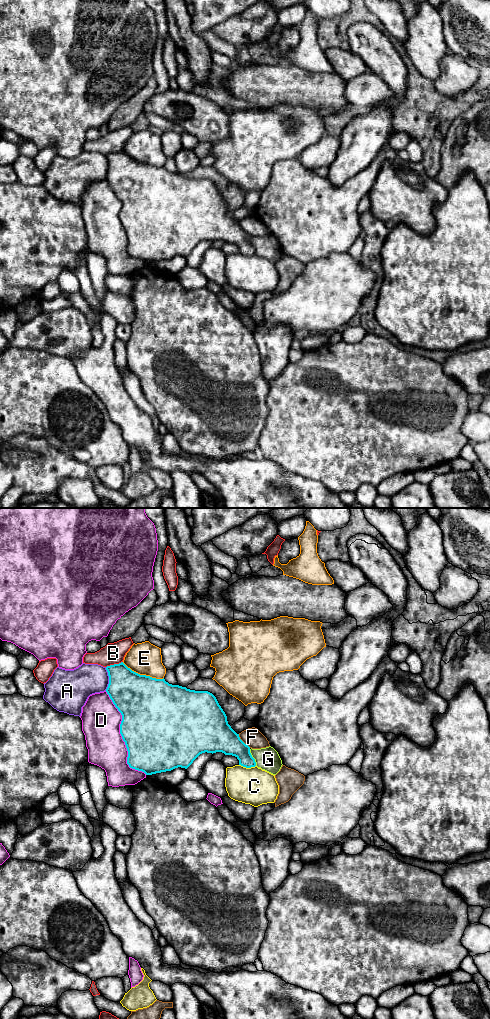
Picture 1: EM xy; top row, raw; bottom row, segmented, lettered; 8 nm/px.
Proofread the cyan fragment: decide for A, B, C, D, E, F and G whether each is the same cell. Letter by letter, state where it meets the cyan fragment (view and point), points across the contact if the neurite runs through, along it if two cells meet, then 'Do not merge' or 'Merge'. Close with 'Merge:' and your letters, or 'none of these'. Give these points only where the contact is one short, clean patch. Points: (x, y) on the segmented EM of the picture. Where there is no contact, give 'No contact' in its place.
A: Touches cyan at xy (109, 679). Do not merge
B: Touches cyan at xy (114, 664). Do not merge
C: Touches cyan at xy (247, 767). Do not merge
D: Touches cyan at xy (122, 737). Do not merge
E: Touches cyan at xy (143, 675). Do not merge
F: Touches cyan at xy (242, 741). Do not merge
G: Touches cyan at xy (252, 757). Boundary: xy (249, 749), (256, 765). Do not merge
Merge: none of these

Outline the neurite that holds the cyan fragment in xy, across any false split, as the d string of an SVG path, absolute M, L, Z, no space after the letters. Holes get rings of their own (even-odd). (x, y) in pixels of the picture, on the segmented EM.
M123 662L107 666L106 670L109 676L106 692L122 715L120 734L128 751L127 764L130 768L142 771L146 775L171 771L178 767L187 769L200 754L205 752L212 754L222 752L225 755L235 756L239 760L239 765L246 768L256 766L250 747L228 724L225 712L212 693L172 685L164 678L156 679L140 675Z

